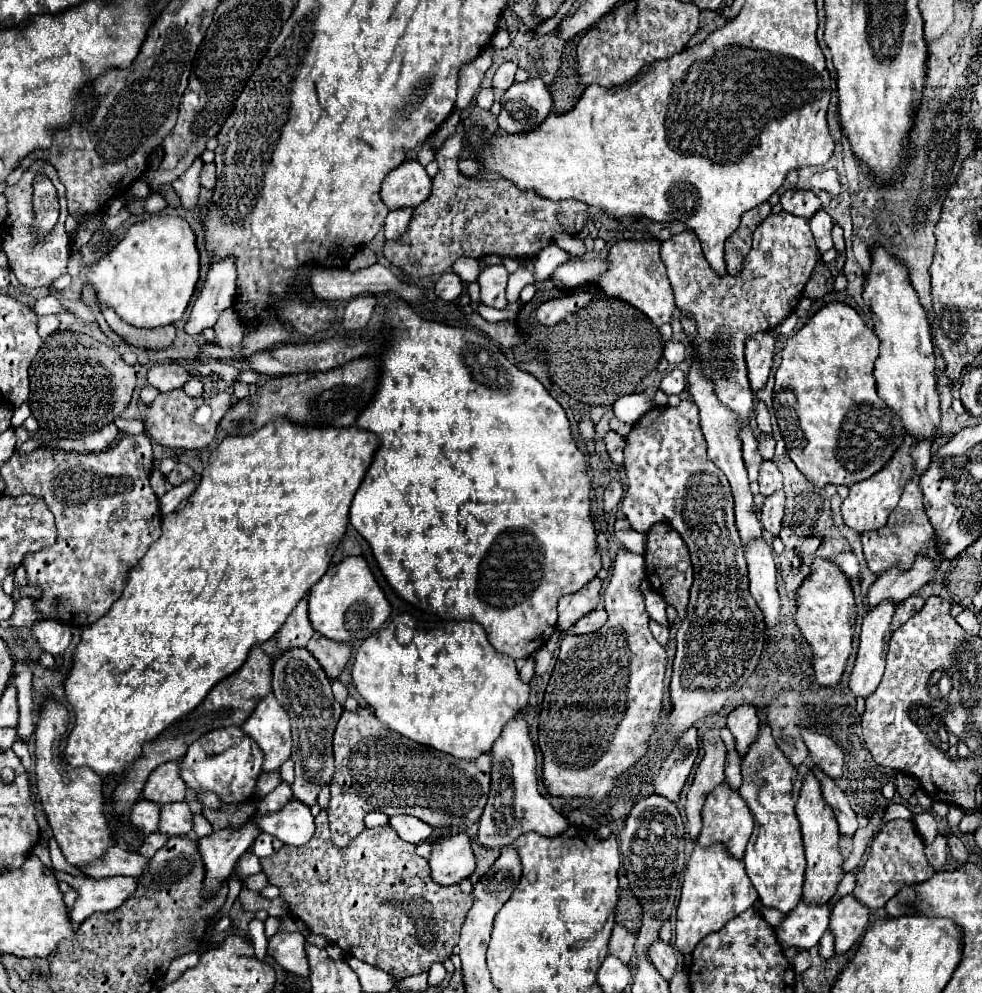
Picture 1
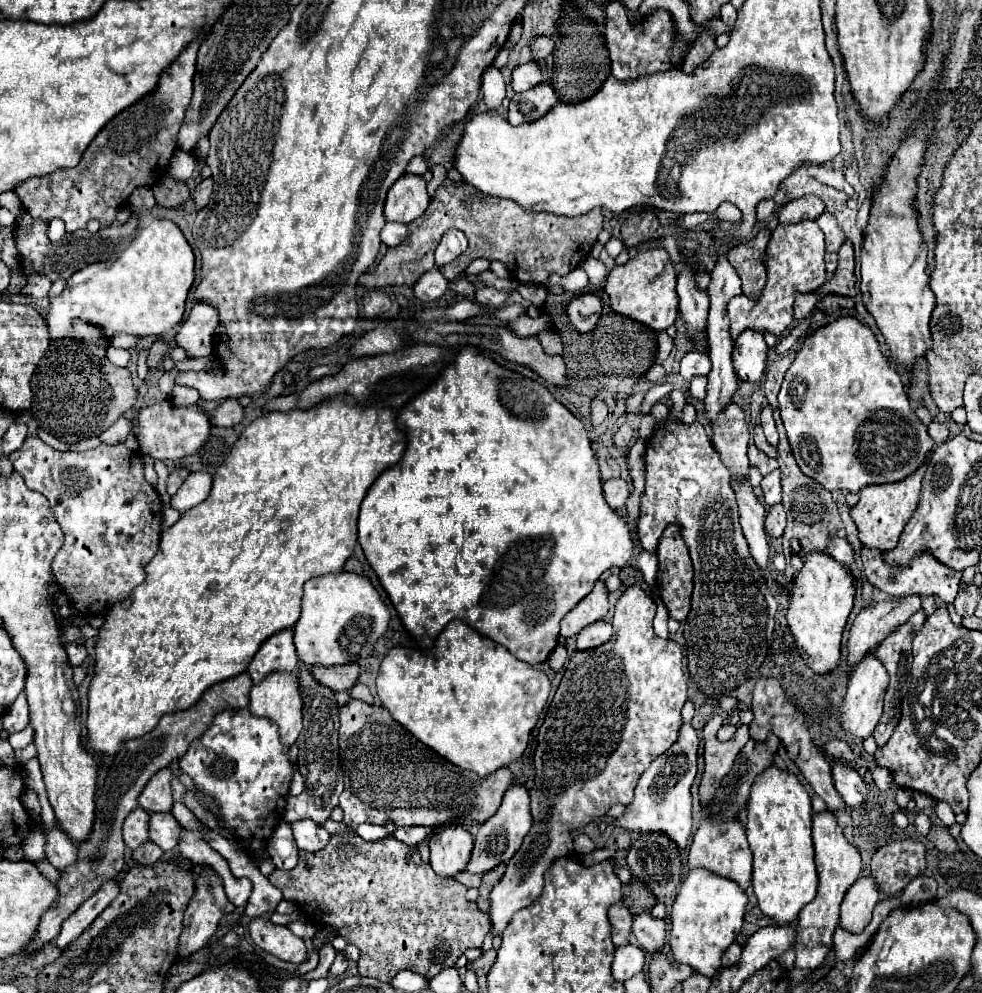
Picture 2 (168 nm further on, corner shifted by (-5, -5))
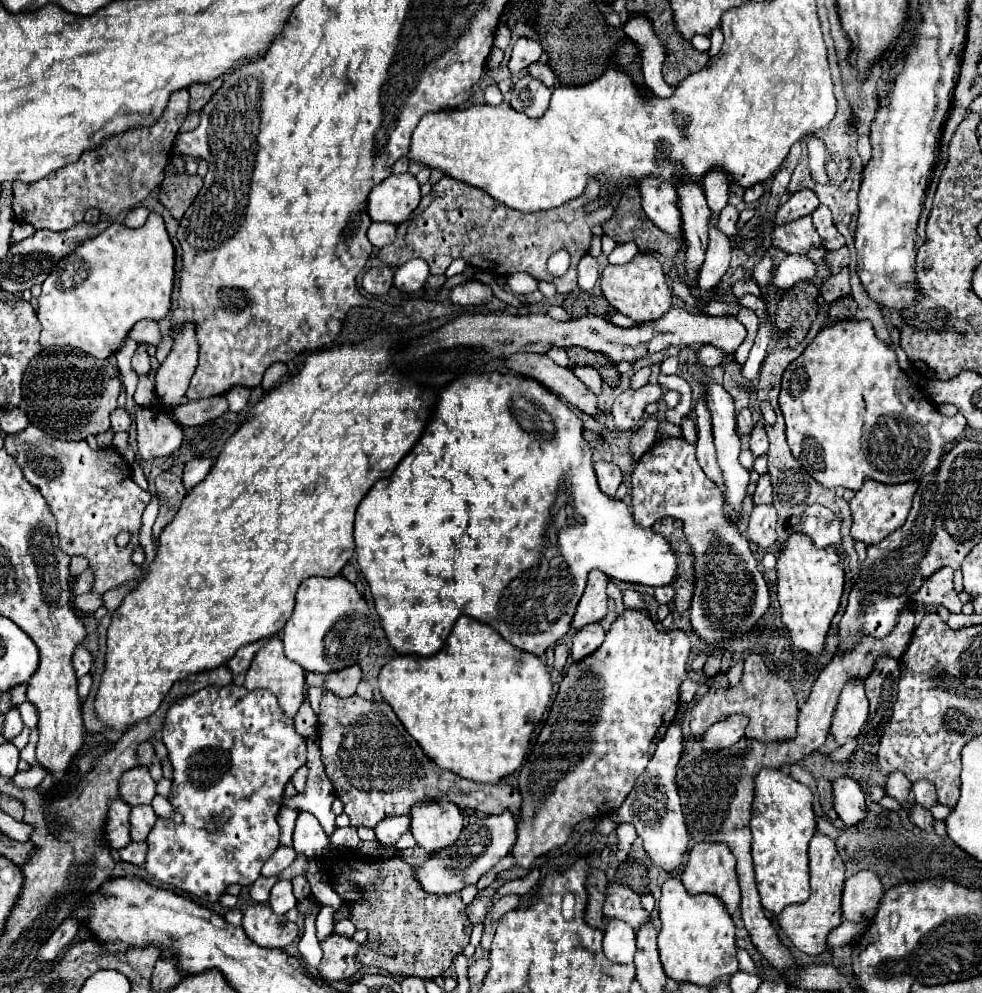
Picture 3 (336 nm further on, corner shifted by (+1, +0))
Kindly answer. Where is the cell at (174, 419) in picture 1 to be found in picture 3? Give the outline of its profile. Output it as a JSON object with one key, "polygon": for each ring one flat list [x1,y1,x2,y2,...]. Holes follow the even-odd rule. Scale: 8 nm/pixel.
{"polygon":[[160,407,136,409,136,441,140,461,166,457,182,443,182,427,176,425]]}

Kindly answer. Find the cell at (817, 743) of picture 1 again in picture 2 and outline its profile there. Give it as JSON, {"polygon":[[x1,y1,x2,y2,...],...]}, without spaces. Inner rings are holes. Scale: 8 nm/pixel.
{"polygon":[[832,758,830,764,832,764,834,786,840,792,840,796,844,798,846,806,848,808,860,806,864,802,864,794,866,794,866,784,862,782,862,776,840,758]]}

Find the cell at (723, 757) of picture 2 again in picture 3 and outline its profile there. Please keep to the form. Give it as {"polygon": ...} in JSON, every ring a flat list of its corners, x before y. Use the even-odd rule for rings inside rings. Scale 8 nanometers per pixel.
{"polygon":[[734,713,728,719,712,725,704,735,702,735,702,745,706,749,722,749,722,747,732,747,736,741,744,737,744,729,748,725,748,717,744,713]]}

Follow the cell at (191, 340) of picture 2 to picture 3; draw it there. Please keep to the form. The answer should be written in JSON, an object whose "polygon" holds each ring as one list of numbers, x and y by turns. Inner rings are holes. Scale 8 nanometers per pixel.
{"polygon":[[186,325,182,331,172,333,174,347,156,371,156,393,166,407,184,401,188,383,198,365,198,343,194,337,194,325]]}

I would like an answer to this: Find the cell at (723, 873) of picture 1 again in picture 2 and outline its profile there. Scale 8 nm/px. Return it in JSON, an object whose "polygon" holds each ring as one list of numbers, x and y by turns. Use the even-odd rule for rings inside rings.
{"polygon":[[690,870,686,876,680,894,672,906,672,930,670,930,670,948,678,962,692,966,698,974,714,976,720,968,720,958,726,948,736,940,736,934,742,928,744,914,748,906,746,890,740,890,736,882,720,878,710,870]]}

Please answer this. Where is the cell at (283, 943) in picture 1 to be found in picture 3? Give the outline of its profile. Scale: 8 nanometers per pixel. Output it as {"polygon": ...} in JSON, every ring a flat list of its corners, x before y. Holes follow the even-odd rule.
{"polygon":[[268,903,248,905,242,927,254,943,268,949,284,949,298,935,298,925,290,923,284,915,274,913]]}

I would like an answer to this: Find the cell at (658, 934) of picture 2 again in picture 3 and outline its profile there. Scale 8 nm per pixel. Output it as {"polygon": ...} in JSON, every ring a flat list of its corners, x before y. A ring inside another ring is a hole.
{"polygon":[[616,881,608,883,606,887,606,907,602,911,604,917,620,917,634,929,648,919,648,913,640,903,640,895]]}

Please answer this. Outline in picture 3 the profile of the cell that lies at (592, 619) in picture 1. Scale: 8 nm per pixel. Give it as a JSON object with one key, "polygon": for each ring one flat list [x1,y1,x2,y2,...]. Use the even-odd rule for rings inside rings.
{"polygon":[[590,623,586,627,582,627,572,641,572,649,570,649,570,657,574,663,586,659,590,653,594,653,602,641,604,641,604,629,600,623]]}

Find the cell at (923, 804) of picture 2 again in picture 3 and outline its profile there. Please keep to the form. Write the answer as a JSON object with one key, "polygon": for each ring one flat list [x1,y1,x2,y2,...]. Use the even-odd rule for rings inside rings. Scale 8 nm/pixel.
{"polygon":[[892,771,888,775,888,783,886,783,886,793,890,797,894,797,896,801,906,801,910,795,910,787,912,783,906,779,906,775,902,771]]}

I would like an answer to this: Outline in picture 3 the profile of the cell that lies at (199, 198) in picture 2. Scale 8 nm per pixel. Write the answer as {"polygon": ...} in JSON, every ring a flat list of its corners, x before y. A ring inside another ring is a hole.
{"polygon":[[188,173,168,175,160,185,158,199,174,219,182,219,184,211,190,207,200,187,202,187,202,177,198,175,188,175]]}

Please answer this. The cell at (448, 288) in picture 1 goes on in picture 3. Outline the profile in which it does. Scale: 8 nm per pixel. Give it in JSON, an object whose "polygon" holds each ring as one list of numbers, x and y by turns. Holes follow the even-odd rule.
{"polygon":[[410,259,406,261,404,265,400,265,396,271,394,271,394,287,404,291,404,293,414,293,414,291,420,291,426,283,426,277,428,277,428,267,426,267,426,261,422,259]]}

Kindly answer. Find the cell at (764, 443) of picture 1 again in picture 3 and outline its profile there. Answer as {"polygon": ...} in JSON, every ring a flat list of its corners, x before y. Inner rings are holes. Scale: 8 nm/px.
{"polygon":[[742,409,742,411,736,415,736,419,738,419,738,433,742,433,742,435,750,435,750,433,752,433,752,427,754,427,750,409]]}

